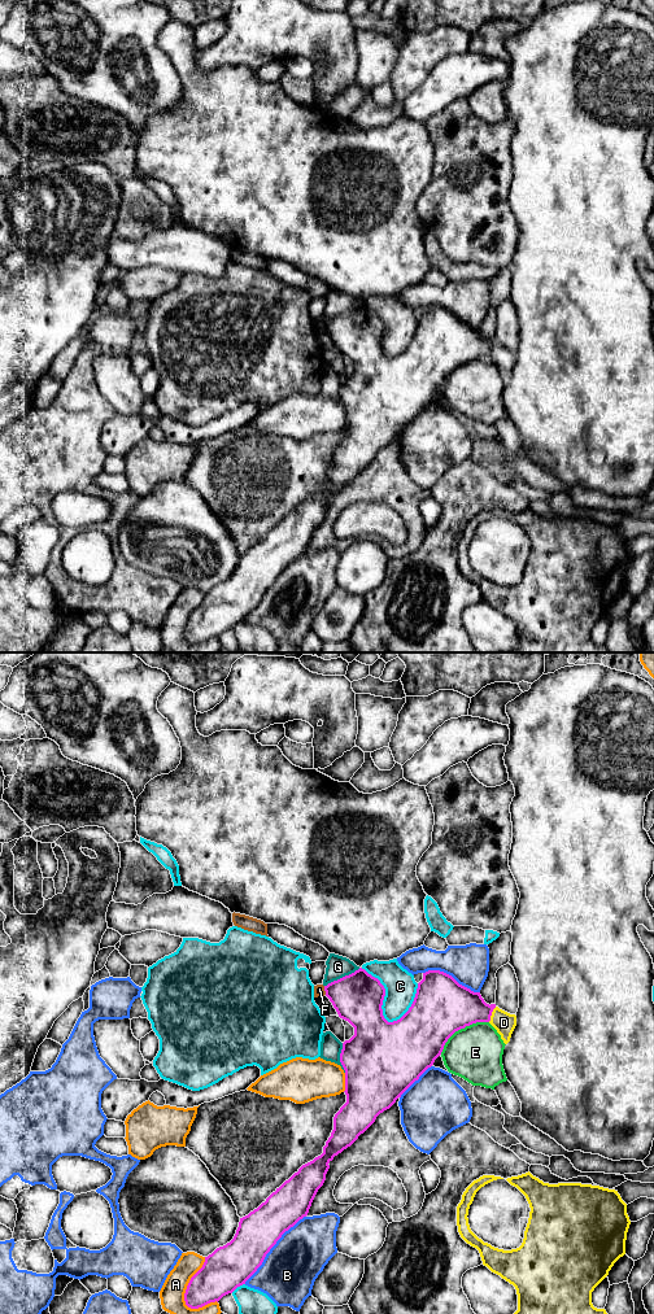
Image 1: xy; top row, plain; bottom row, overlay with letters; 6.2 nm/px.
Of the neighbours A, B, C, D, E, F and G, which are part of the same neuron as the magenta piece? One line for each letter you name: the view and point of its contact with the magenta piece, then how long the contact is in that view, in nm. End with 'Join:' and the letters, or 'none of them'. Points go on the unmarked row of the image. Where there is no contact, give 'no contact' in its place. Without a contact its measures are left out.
Join: none of them

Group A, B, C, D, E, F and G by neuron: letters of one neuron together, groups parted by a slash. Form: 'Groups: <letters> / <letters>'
Groups: A / B / C / D / E / F / G

